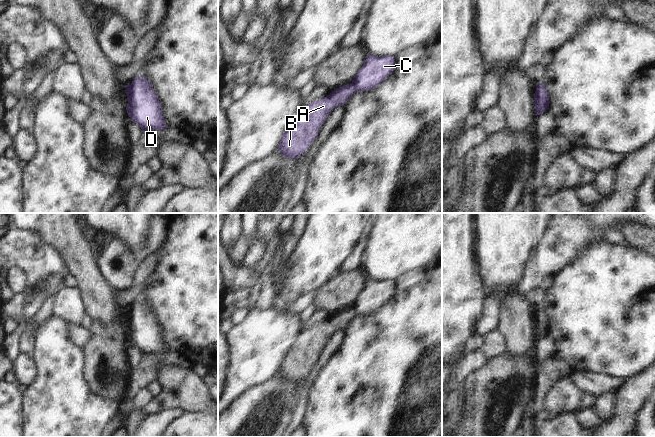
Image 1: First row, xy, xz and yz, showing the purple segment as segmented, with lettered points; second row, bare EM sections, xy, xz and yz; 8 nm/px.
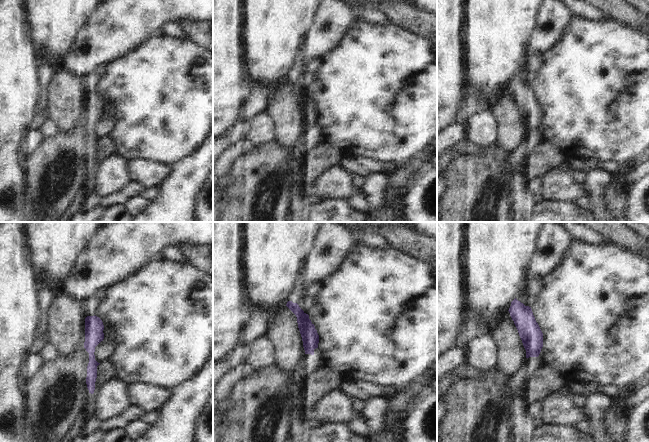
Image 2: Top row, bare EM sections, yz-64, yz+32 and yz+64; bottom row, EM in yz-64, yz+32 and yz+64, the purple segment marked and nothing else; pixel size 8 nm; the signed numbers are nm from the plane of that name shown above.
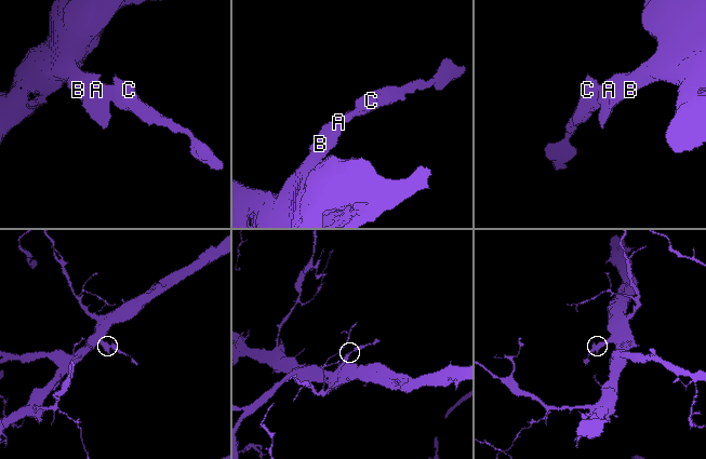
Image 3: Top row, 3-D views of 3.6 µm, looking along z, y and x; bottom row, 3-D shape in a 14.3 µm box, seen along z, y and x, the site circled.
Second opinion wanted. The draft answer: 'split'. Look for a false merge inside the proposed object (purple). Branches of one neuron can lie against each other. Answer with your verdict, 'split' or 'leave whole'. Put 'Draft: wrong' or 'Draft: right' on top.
Draft: right
split

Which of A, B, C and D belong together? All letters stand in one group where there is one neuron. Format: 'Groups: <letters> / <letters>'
Groups: A B / C D.

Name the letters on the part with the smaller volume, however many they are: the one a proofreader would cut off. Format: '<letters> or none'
C, D

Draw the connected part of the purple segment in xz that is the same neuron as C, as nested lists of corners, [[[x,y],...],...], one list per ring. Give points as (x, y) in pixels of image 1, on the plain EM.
[[[367,279],[367,282],[354,301],[352,308],[356,315],[368,315],[377,311],[396,292],[393,280],[384,279],[381,281]]]

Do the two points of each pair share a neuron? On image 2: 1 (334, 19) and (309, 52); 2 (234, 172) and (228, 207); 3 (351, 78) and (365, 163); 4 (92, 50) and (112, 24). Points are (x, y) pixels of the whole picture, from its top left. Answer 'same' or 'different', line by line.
1: same
2: same
3: different
4: same

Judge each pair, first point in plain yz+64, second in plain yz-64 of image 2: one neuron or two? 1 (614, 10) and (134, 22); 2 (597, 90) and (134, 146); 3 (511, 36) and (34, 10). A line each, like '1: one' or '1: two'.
1: two
2: one
3: one

